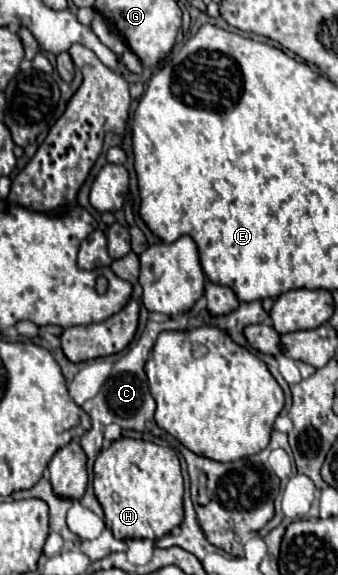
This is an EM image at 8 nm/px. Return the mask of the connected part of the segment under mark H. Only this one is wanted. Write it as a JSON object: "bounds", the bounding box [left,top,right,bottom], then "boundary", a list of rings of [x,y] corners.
{"bounds":[93,437,183,541],"boundary":[[[122,437],[99,453],[93,473],[95,497],[105,511],[107,527],[117,539],[155,541],[183,521],[183,477],[179,457],[171,447]]]}

